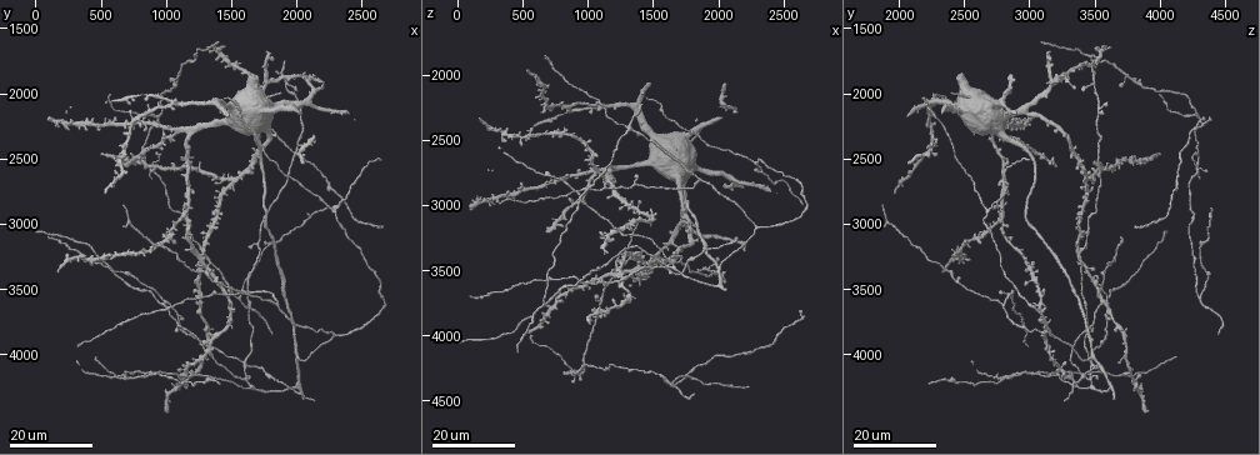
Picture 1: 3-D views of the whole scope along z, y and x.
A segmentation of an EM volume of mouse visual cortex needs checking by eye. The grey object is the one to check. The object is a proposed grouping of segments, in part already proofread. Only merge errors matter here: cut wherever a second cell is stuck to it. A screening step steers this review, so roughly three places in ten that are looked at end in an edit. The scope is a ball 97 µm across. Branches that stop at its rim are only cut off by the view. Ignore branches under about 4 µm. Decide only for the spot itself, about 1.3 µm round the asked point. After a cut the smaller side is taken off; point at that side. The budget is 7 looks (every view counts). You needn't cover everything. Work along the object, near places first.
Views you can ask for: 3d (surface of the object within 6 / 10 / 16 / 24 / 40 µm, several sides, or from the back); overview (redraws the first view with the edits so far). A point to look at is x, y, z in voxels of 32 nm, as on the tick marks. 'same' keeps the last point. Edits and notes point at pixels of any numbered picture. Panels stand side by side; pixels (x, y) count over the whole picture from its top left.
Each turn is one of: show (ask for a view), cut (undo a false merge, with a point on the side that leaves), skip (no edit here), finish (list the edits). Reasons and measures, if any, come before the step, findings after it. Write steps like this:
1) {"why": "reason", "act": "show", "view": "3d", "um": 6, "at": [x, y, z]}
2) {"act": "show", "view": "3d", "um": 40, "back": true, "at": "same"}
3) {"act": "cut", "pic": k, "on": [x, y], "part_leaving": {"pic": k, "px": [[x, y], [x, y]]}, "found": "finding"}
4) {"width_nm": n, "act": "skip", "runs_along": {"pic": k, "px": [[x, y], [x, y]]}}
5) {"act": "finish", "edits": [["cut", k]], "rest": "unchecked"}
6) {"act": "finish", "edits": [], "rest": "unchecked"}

{"why": "branch point", "act": "show", "view": "3d", "um": 16, "at": [2260, 2880, 2700]}

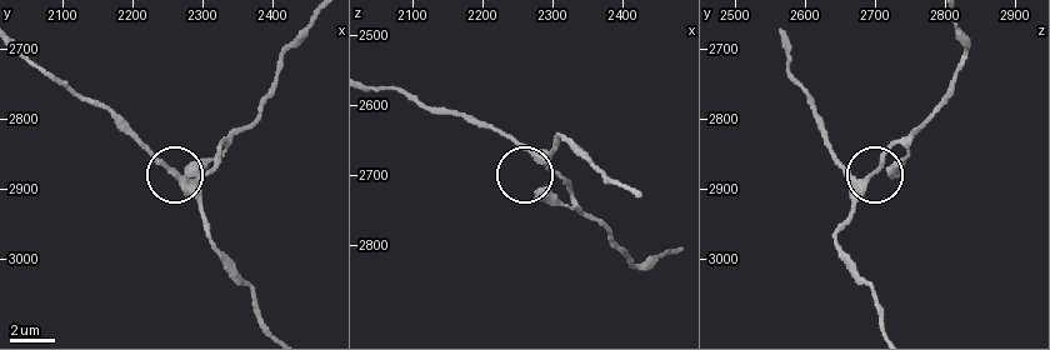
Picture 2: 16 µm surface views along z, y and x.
{"act": "show", "view": "3d", "um": 10, "at": [2280, 2895, 2675]}

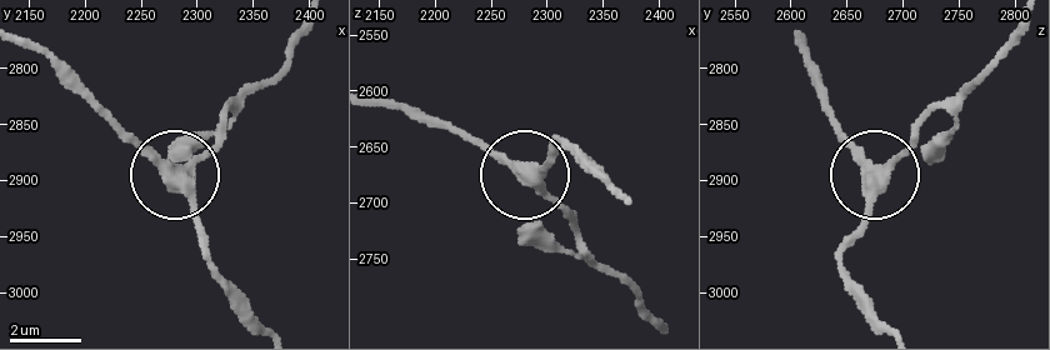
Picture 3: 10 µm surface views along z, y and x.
{"arms": 3, "act": "skip", "found": "all the same cell"}

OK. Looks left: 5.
{"act": "show", "view": "3d", "um": 24, "at": [1580, 4080, 3480]}

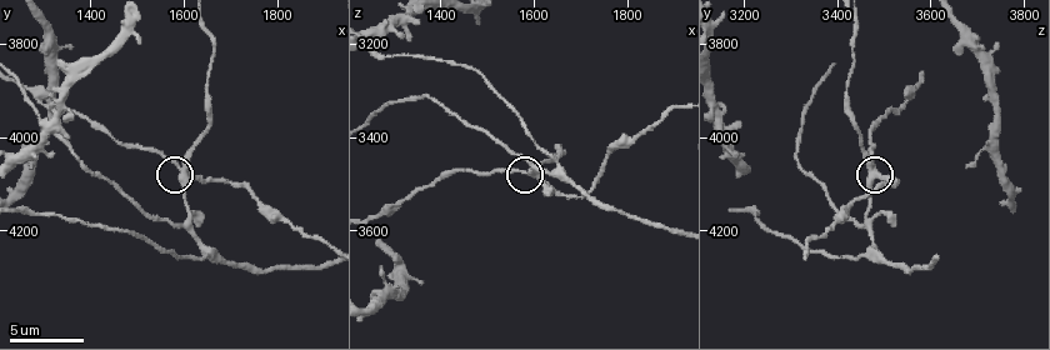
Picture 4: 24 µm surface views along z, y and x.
{"act": "show", "view": "3d", "um": 10, "at": [1595, 4065, 3470]}

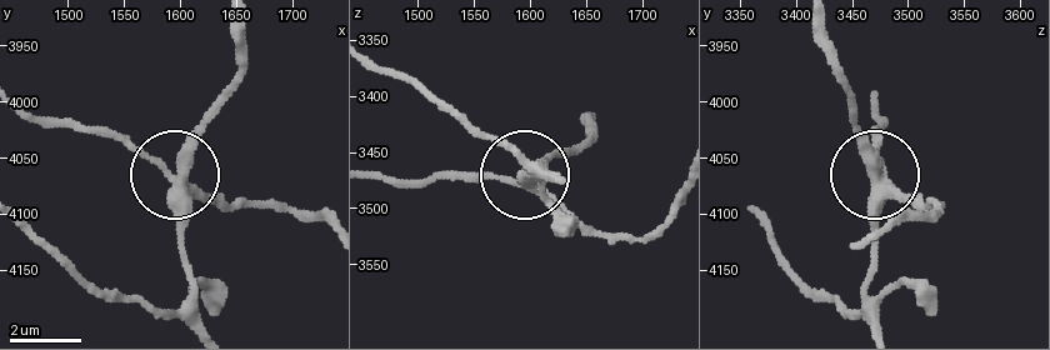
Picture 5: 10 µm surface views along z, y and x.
{"side_arm_um": 67, "act": "cut", "pic": 5, "on": [223, 203], "part_leaving": {"pic": 5, "px": [[178, 183], [118, 140], [28, 114]]}, "found": "two cells meet here"}

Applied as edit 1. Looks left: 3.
{"act": "show", "view": "overview"}

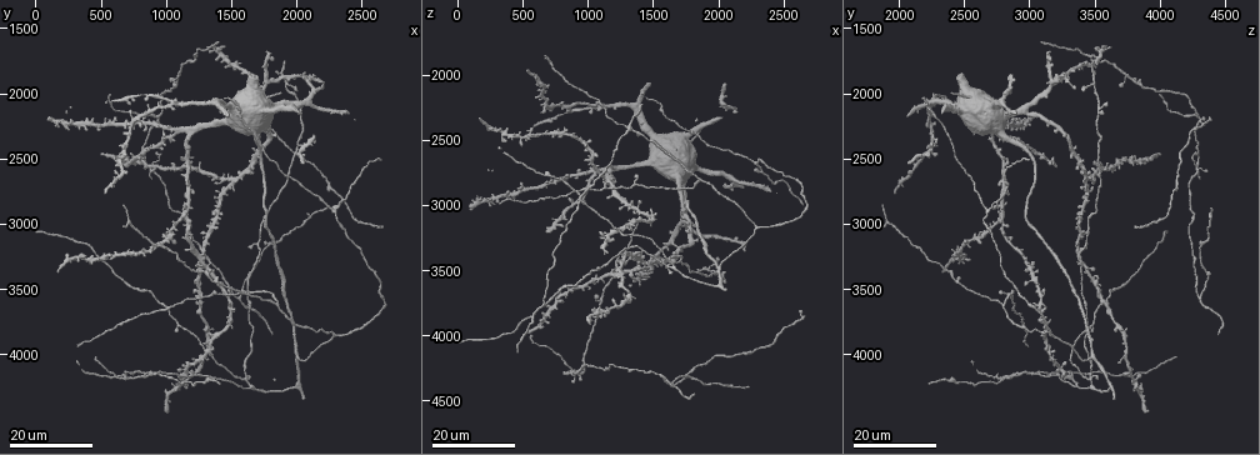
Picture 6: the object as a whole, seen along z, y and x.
{"why": "small branch off a trunk", "act": "show", "view": "3d", "um": 24, "at": [2020, 4020, 3480]}

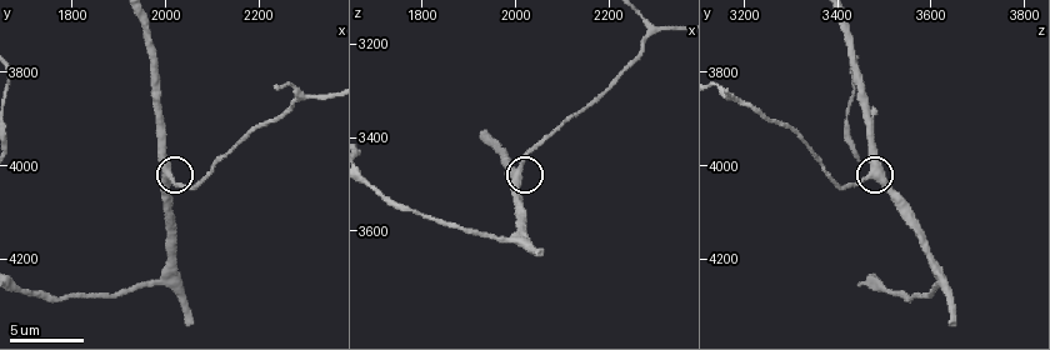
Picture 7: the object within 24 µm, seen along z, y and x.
{"why": "zoom in", "act": "show", "view": "3d", "um": 10, "at": [2015, 4025, 3475]}

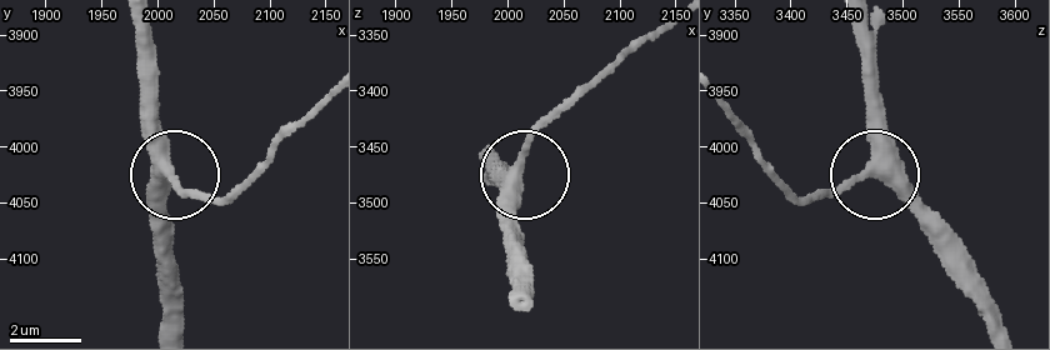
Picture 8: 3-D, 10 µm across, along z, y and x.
{"side_arm_um": 113, "arms": 4, "act": "skip", "found": "all the same cell"}

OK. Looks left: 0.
{"act": "finish", "edits": [["cut", 5]], "rest": "unchecked"}

